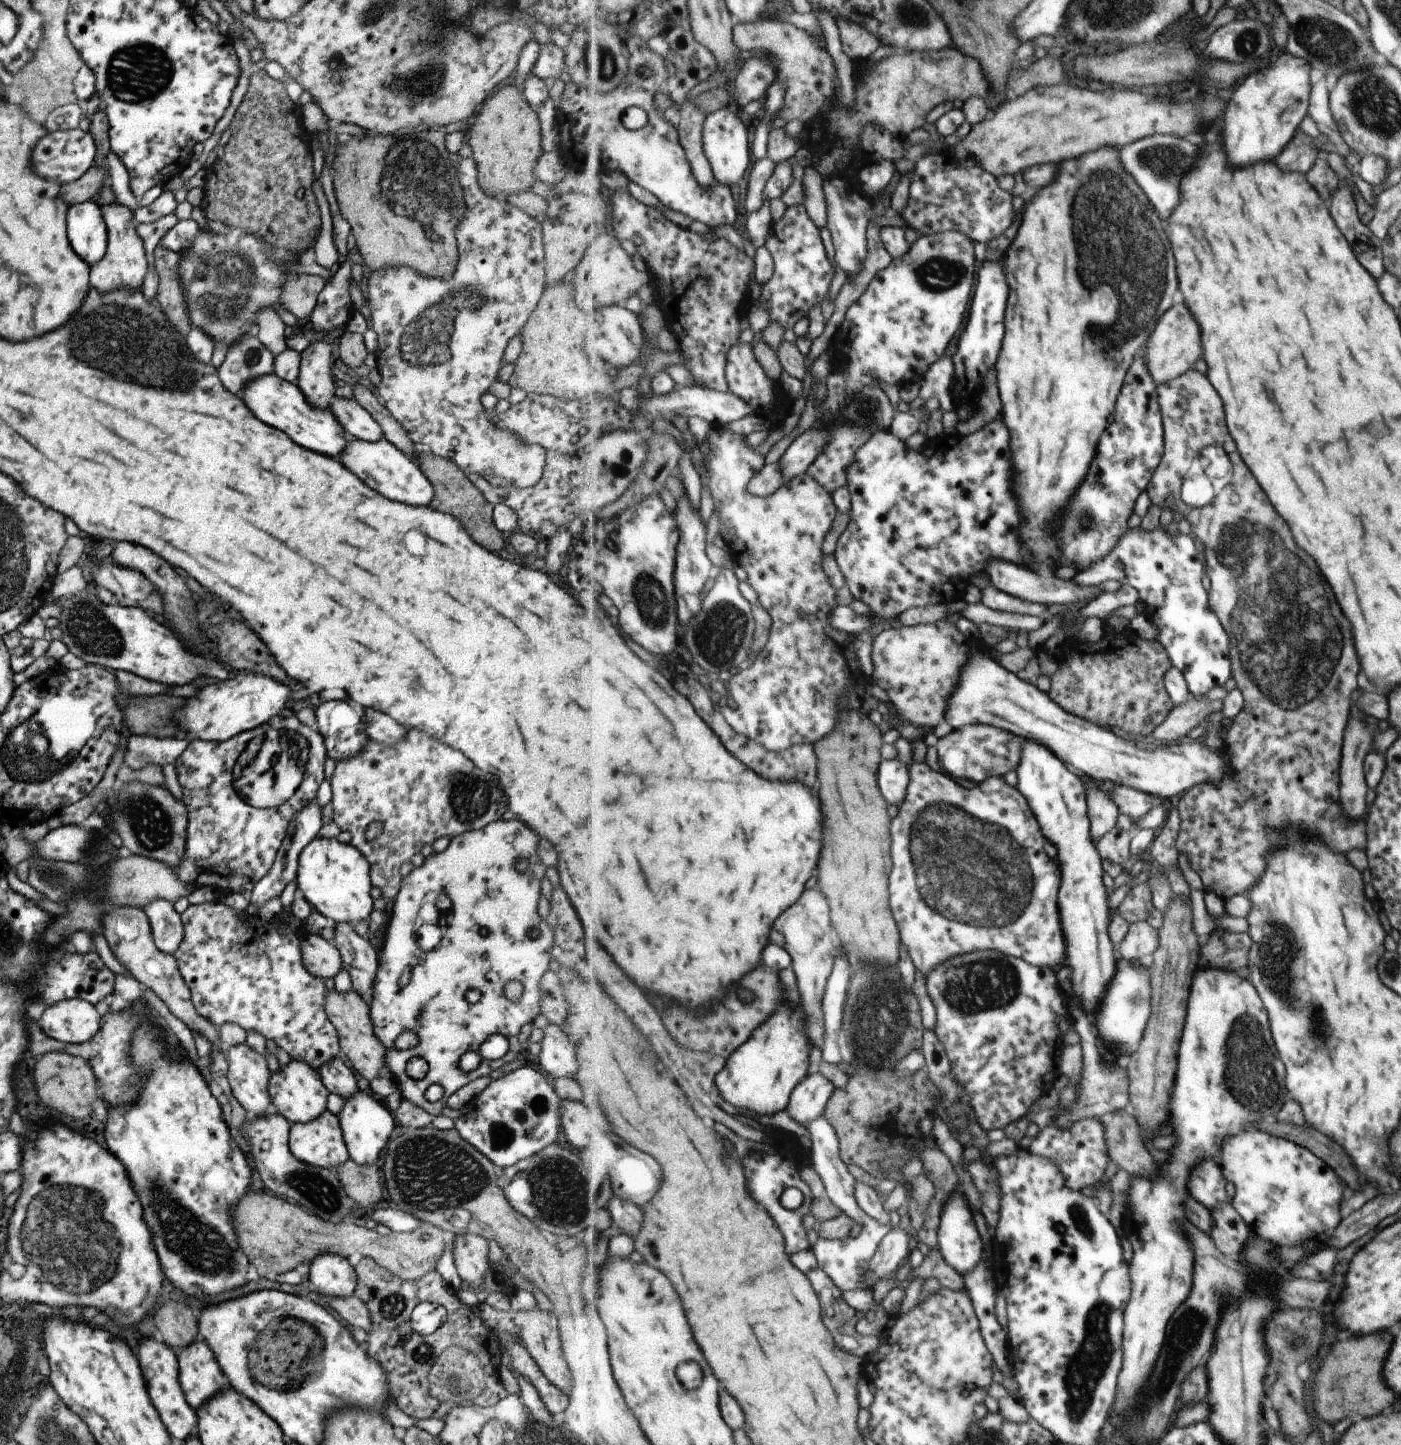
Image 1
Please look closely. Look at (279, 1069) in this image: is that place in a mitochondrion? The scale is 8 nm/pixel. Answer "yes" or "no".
no

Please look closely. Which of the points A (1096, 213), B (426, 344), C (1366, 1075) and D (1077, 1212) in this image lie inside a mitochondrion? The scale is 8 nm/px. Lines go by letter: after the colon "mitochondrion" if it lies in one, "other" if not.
A: mitochondrion
B: mitochondrion
C: other
D: mitochondrion

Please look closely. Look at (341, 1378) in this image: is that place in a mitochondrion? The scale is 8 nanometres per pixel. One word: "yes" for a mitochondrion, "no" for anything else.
no

